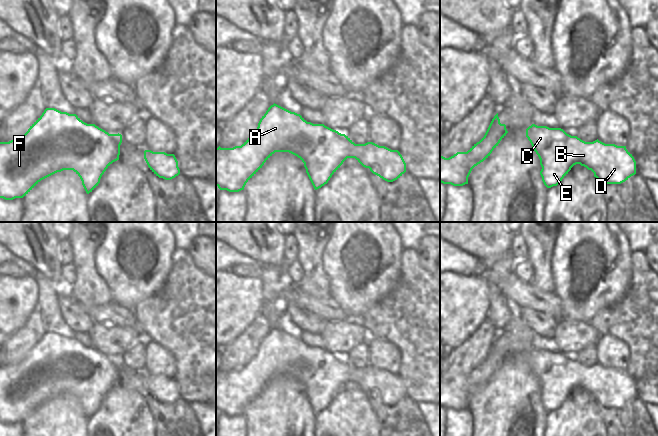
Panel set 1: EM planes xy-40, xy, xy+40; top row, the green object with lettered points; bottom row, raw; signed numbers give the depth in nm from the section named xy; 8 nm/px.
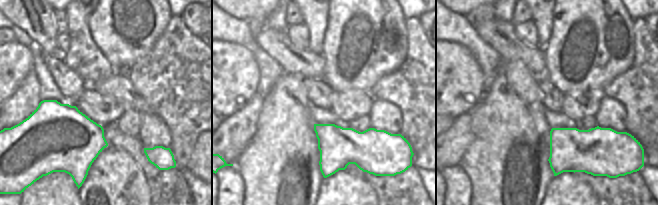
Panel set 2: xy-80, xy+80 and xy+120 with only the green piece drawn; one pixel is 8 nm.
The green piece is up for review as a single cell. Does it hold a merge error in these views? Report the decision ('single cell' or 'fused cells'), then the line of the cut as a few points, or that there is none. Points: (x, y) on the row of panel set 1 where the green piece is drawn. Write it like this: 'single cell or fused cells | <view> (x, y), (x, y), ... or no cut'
single cell | no cut

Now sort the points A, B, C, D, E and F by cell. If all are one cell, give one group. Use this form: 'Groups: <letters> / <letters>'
Groups: A B C D E F

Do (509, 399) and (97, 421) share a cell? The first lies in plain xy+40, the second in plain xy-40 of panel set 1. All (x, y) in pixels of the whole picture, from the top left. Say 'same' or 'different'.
different

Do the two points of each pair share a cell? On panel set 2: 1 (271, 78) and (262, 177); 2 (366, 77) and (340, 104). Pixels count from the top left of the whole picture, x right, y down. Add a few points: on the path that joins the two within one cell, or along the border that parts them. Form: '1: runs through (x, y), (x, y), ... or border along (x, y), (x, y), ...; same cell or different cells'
1: border along (284, 72), (264, 96); different cells
2: border along (369, 89), (351, 88), (334, 92); different cells

